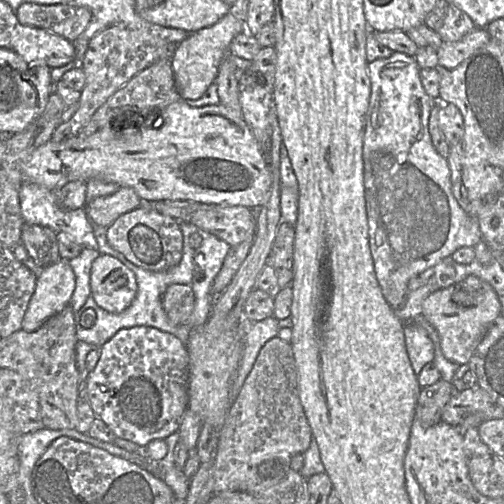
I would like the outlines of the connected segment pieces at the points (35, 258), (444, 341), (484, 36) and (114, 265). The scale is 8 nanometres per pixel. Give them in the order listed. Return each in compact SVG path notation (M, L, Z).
M23 222L20 239L38 271L58 261L56 233L50 228Z
M474 276L430 294L422 303L422 315L437 330L443 355L459 365L469 362L491 323L501 314L493 287Z
M475 28L456 42L443 42L437 49L438 67L448 70L456 68L476 50L483 47L491 39L486 29Z
M100 254L92 263L90 289L100 308L110 313L120 313L134 300L137 281L134 273L117 258Z

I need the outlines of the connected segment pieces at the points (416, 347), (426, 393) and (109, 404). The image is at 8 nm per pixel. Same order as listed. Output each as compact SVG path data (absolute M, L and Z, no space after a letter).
M404 322L403 331L407 355L418 377L422 368L434 359L434 344L427 331L418 324Z
M443 379L422 387L415 411L416 419L423 427L431 427L440 422L442 410L456 392L452 383Z
M139 326L121 329L99 349L98 363L87 376L87 395L96 418L103 420L116 437L144 447L152 440L166 439L178 431L189 402L187 344L157 328Z

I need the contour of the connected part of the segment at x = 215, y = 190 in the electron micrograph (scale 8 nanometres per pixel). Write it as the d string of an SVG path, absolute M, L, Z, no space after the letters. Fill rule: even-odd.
M178 100L160 110L157 114L145 116L145 122L142 124L142 118L138 117L140 125L137 128L128 128L123 131L116 131L110 128L104 128L92 134L84 133L84 128L74 137L60 142L49 140L38 147L27 160L23 167L23 182L36 183L50 190L58 190L69 182L81 180L89 181L91 179L101 179L106 182L116 183L120 187L130 187L135 190L143 202L154 202L162 200L187 200L202 204L225 204L245 206L247 208L258 210L258 208L267 199L270 186L271 174L267 163L255 139L251 129L244 120L241 109L237 110L221 103L204 107L190 107L186 101Z

